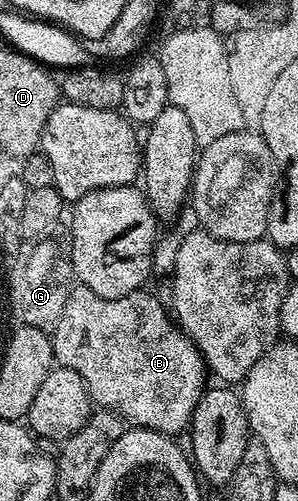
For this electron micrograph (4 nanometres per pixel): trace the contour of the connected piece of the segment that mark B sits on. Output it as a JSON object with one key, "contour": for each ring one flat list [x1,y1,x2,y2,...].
{"contour":[[73,287,50,339,55,363,78,373,82,382,86,382,88,396,97,409,114,412,129,425,155,432,177,434,191,425,194,410,206,391,206,365,192,339,170,315,165,301,163,304,148,290,131,292,111,300,94,294,94,290,89,288]]}

